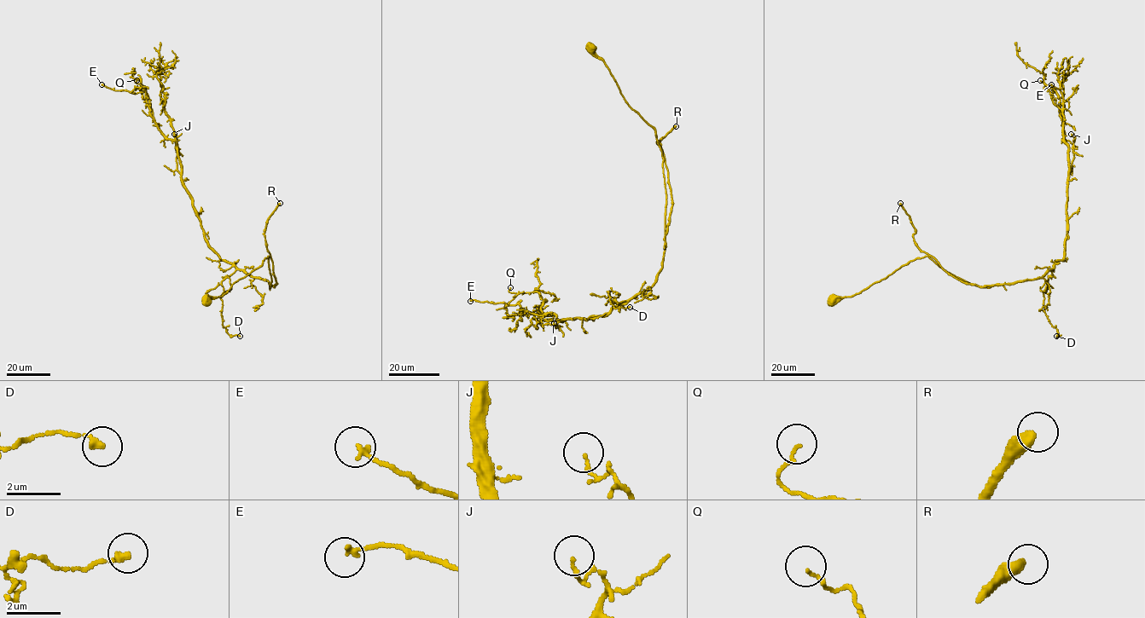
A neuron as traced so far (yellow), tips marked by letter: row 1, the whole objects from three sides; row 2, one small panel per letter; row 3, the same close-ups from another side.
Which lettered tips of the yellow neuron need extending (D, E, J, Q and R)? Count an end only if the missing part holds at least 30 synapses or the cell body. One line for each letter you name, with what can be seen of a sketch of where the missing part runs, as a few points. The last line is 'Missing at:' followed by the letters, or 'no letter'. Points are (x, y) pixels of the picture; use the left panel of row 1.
R: Course of what is missing: (280, 203), (284, 184), (280, 164), (285, 144), (294, 138), (295, 149), (299, 141), (292, 139), (287, 147)
Missing at: R

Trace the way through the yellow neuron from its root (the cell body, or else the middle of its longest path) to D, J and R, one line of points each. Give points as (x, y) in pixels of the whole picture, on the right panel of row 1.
D: (831, 301), (857, 293), (927, 256), (980, 287), (1035, 280), (1051, 269), (1043, 291), (1043, 306), (1056, 336)
J: (831, 301), (857, 293), (927, 256), (980, 287), (1042, 277), (1063, 258), (1067, 174), (1073, 157), (1071, 134)
R: (831, 301), (857, 293), (927, 256), (971, 284), (991, 285), (963, 282), (922, 251), (900, 203)

